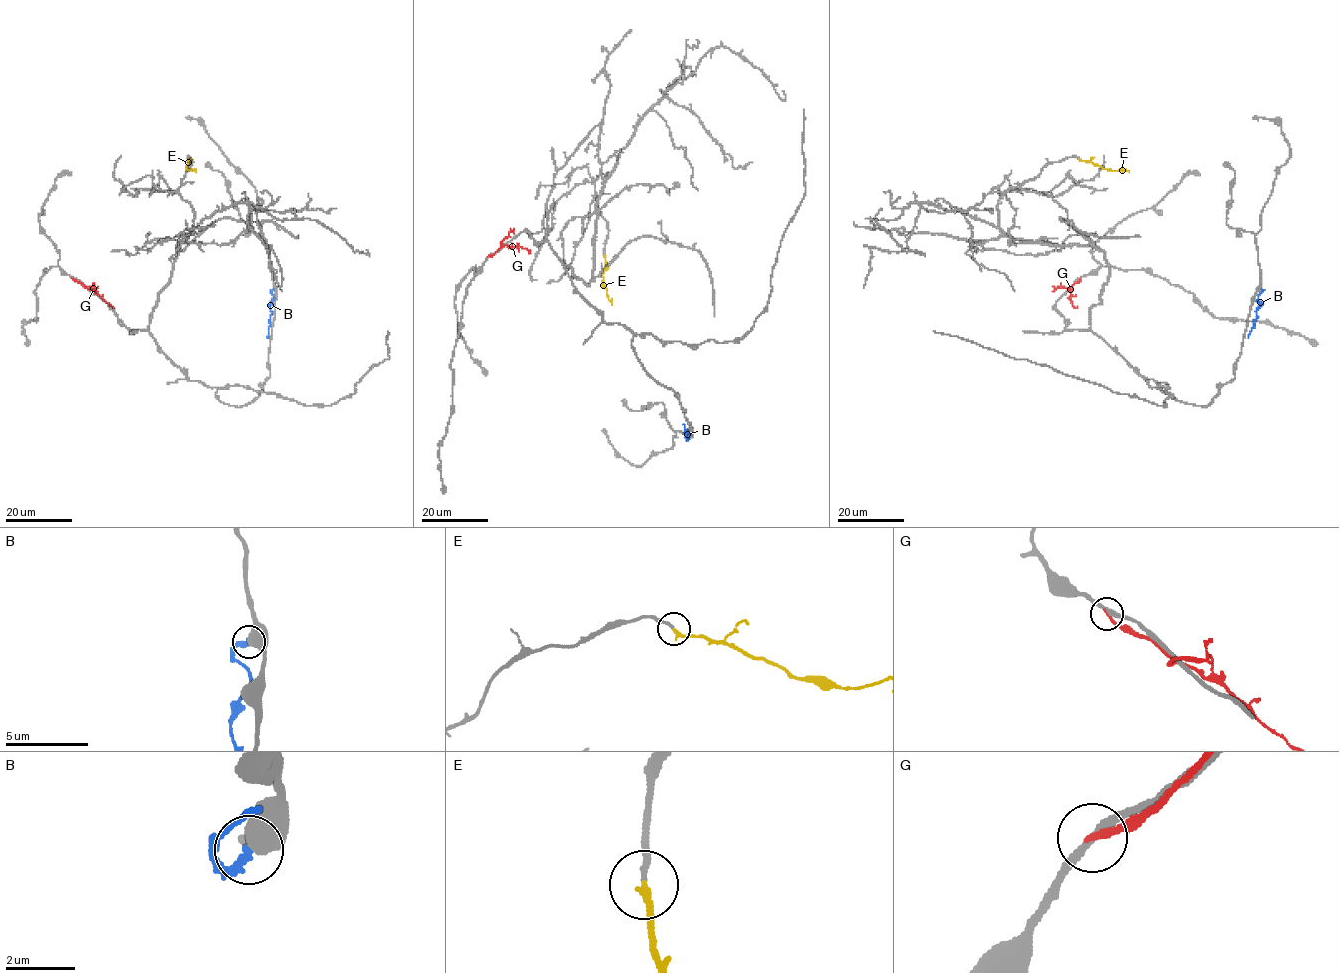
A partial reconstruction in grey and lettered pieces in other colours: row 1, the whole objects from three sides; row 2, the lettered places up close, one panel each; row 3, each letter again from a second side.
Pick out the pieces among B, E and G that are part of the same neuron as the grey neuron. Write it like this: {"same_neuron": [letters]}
{"same_neuron": ["E"]}

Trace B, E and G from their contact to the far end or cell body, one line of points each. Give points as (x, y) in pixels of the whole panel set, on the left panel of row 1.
B: (273, 289), (267, 337)
E: (187, 158), (187, 168), (196, 171)
G: (72, 278), (95, 291), (112, 306)

